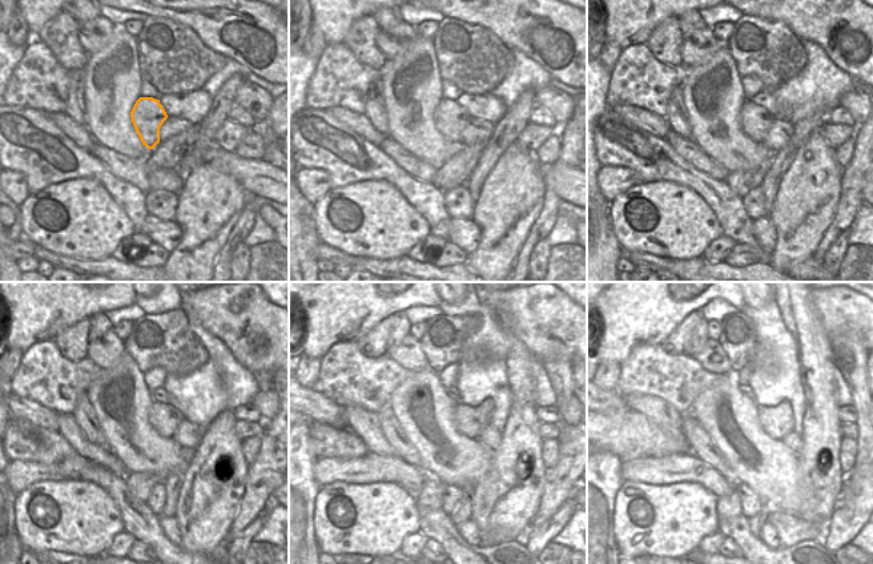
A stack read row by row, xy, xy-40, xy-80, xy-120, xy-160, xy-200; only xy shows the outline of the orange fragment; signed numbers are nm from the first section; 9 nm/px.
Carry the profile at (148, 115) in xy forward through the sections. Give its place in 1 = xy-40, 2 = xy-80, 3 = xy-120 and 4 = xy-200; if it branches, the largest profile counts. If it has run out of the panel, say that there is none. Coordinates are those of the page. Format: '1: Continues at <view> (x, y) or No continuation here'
1: Continues at xy-40 (451, 119)
2: Continues at xy-80 (756, 121)
3: Continues at xy-120 (164, 418)
4: Continues at xy-200 (777, 421).

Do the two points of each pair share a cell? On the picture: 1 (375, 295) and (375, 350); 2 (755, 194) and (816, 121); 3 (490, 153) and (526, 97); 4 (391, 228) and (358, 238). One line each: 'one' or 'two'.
1: two
2: two
3: one
4: one

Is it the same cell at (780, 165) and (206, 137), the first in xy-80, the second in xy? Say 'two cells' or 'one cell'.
one cell

